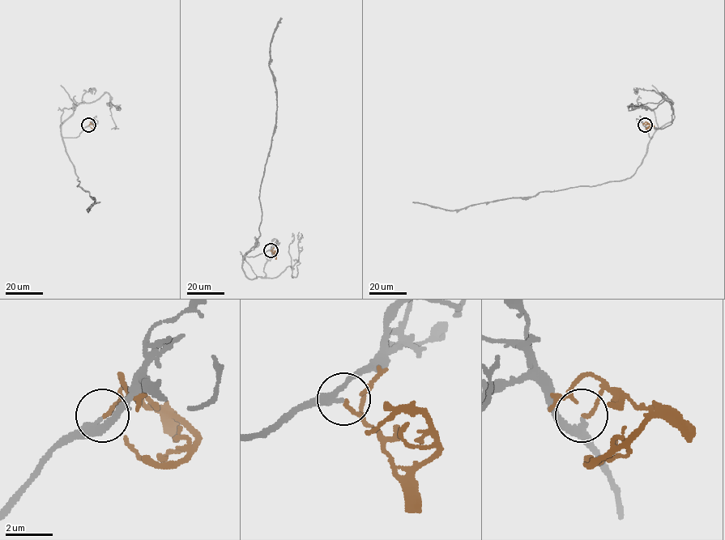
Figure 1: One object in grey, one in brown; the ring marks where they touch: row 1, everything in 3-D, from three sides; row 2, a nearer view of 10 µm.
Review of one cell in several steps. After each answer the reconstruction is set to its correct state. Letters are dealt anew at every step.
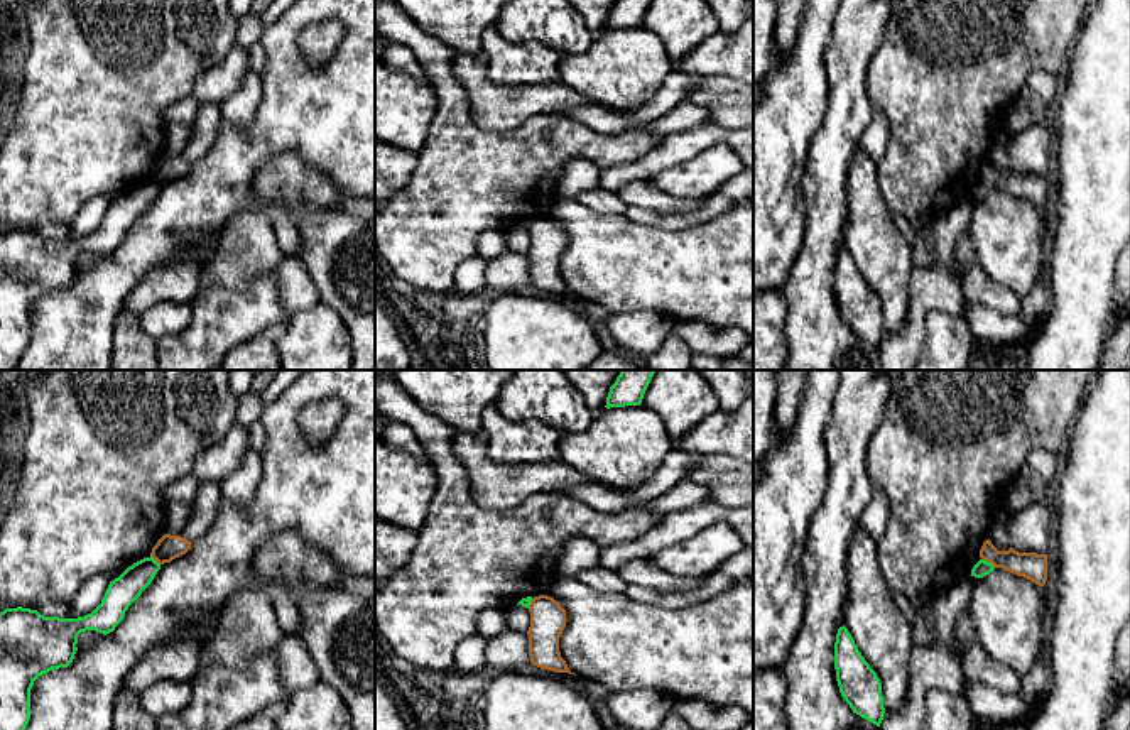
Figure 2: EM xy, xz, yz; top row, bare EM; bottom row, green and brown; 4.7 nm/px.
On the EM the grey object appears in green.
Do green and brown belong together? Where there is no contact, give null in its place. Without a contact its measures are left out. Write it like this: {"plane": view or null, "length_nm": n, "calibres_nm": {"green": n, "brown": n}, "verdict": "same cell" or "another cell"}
{"plane": "yz", "length_nm": 80, "calibres_nm": {"green": 80, "brown": 130}, "verdict": "another cell"}

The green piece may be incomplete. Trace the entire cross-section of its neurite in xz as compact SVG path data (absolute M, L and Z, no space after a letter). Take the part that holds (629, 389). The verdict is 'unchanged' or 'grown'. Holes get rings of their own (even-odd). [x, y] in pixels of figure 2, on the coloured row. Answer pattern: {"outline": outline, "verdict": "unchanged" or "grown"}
{"outline": "M622 370L606 397L606 409L640 406L657 370Z", "verdict": "unchanged"}

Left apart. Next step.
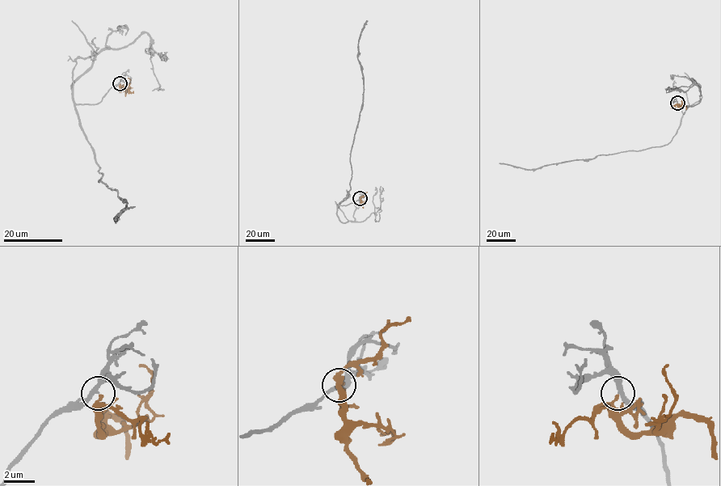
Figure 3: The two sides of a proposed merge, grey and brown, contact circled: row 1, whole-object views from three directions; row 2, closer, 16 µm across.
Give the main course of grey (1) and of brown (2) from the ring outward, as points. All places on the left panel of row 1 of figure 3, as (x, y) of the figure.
1: (120, 83), (99, 103), (77, 104), (75, 111), (103, 174), (99, 180), (126, 201), (115, 220), (132, 206)
2: (120, 83), (120, 89), (124, 90), (130, 83), (128, 78)

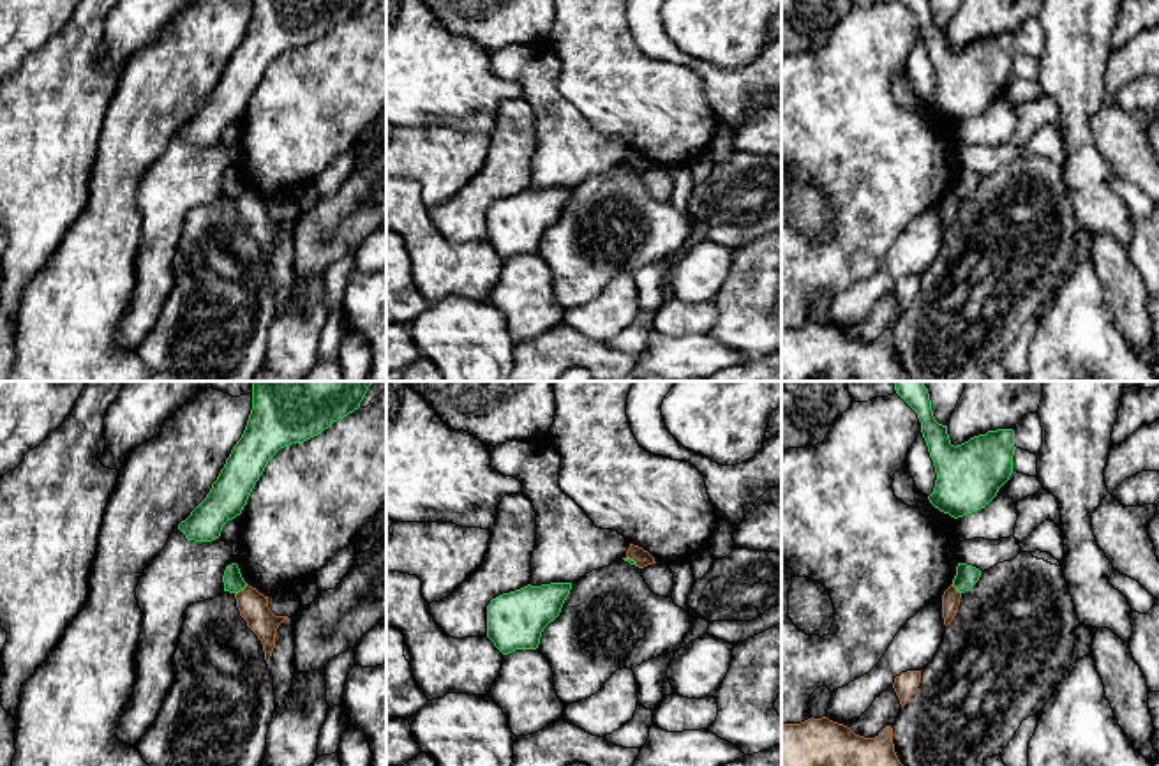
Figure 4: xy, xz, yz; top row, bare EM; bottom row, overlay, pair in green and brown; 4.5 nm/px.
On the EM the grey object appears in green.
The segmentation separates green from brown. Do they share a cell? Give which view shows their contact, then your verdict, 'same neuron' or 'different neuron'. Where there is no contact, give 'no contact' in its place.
meets green in xy; different neuron

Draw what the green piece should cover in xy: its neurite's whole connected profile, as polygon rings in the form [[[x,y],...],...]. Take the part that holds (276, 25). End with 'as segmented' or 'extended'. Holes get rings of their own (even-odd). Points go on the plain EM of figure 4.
[[[252,0],[242,42],[233,51],[206,102],[178,129],[187,145],[212,146],[222,131],[242,118],[268,65],[284,51],[303,48],[360,12],[365,0]]] | as segmented

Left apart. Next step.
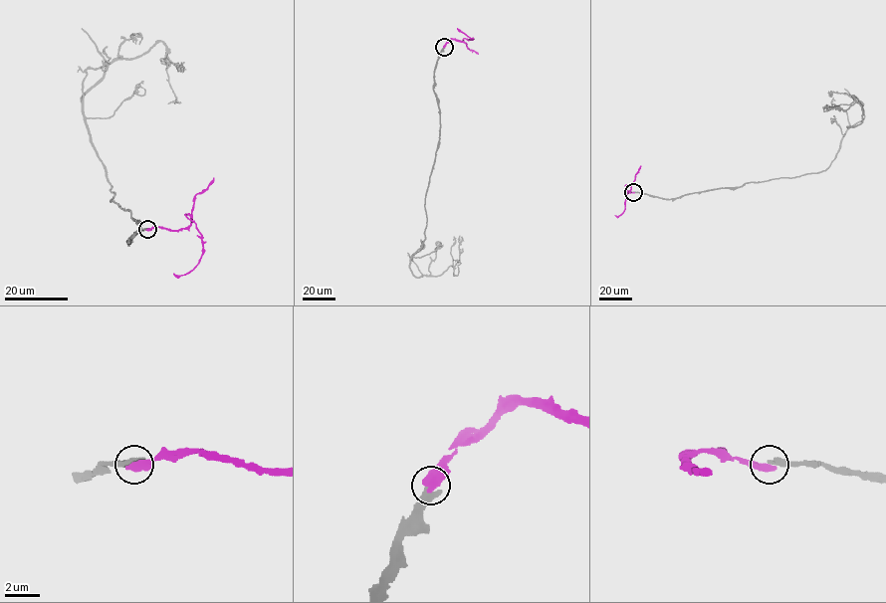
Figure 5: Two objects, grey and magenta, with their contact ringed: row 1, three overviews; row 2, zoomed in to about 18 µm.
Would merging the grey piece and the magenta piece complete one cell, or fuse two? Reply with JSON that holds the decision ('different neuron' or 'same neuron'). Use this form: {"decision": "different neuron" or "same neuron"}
{"decision": "different neuron"}

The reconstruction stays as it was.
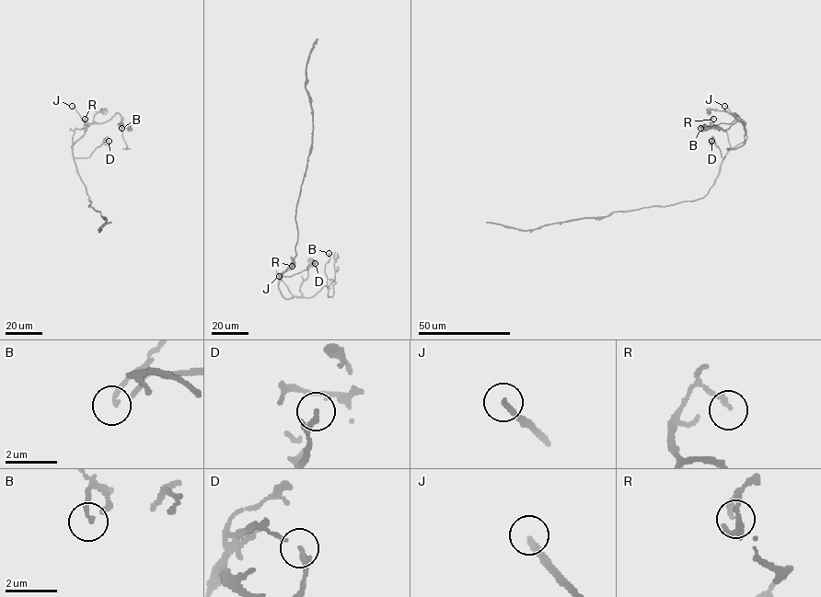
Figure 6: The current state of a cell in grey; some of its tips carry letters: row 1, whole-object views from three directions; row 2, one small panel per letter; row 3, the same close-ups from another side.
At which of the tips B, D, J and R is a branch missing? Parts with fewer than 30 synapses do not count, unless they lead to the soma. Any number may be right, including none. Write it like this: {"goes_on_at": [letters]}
{"goes_on_at": ["J"]}

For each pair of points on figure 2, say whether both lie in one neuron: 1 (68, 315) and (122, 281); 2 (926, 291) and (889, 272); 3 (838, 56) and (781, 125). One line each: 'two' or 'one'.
1: one
2: two
3: two

